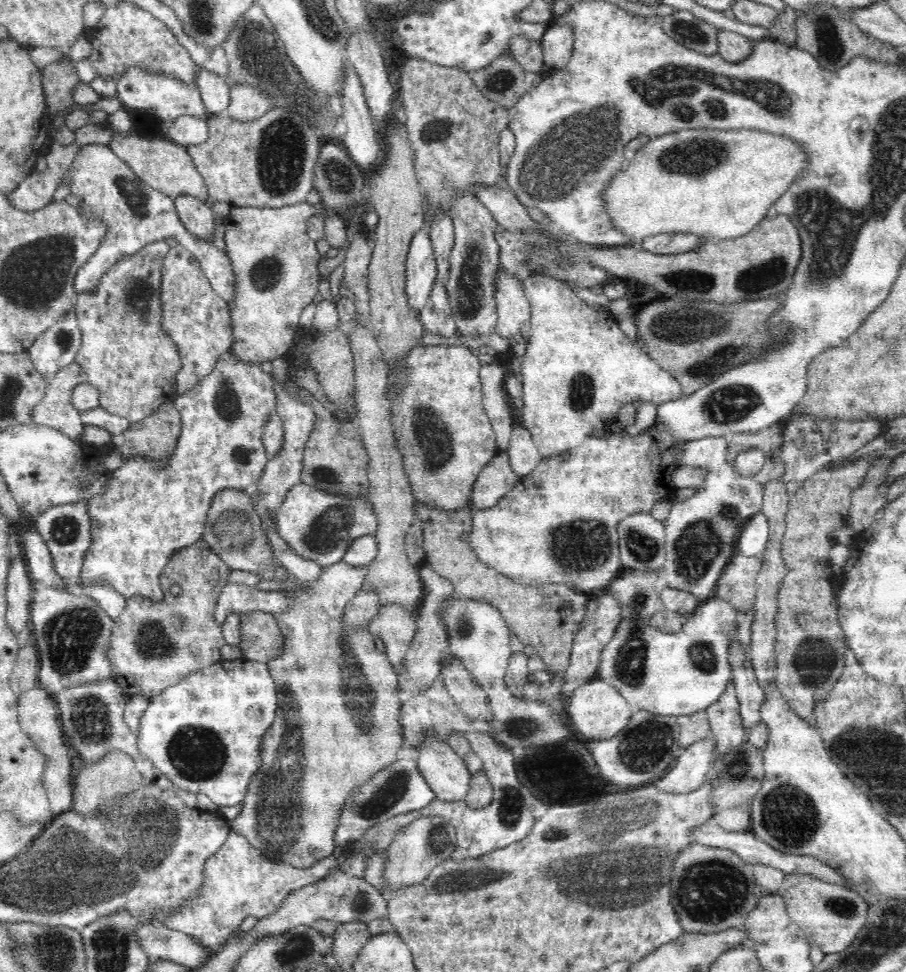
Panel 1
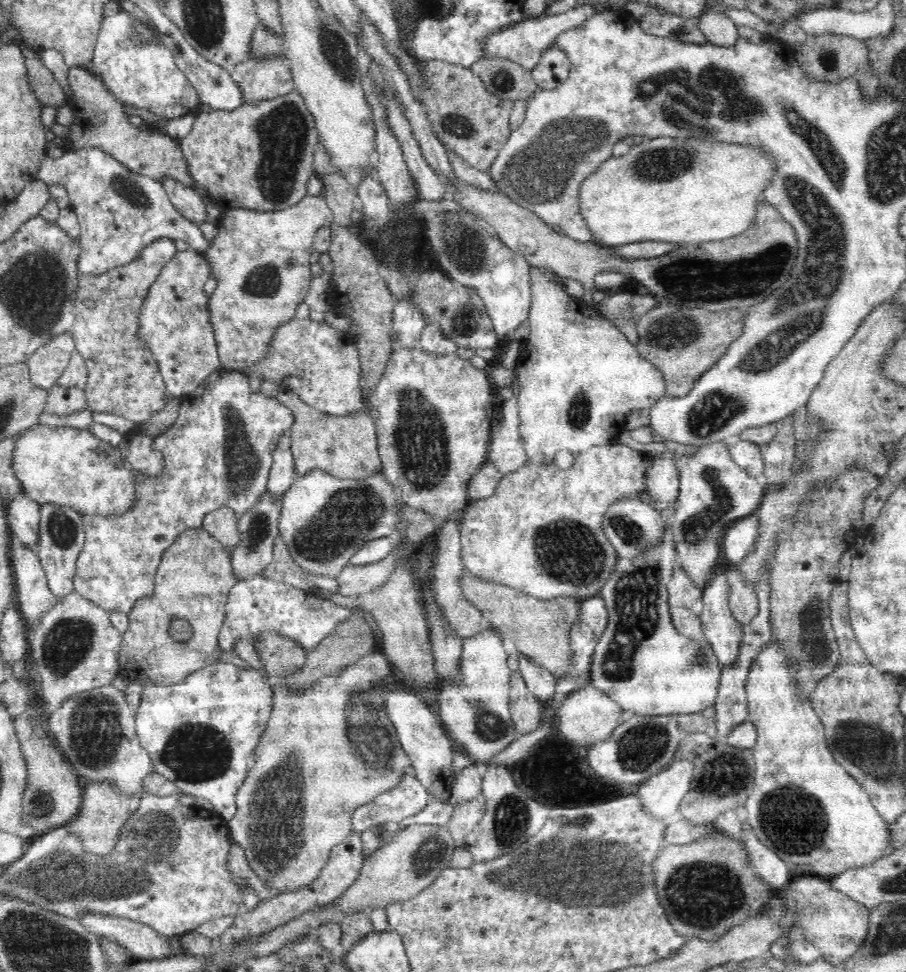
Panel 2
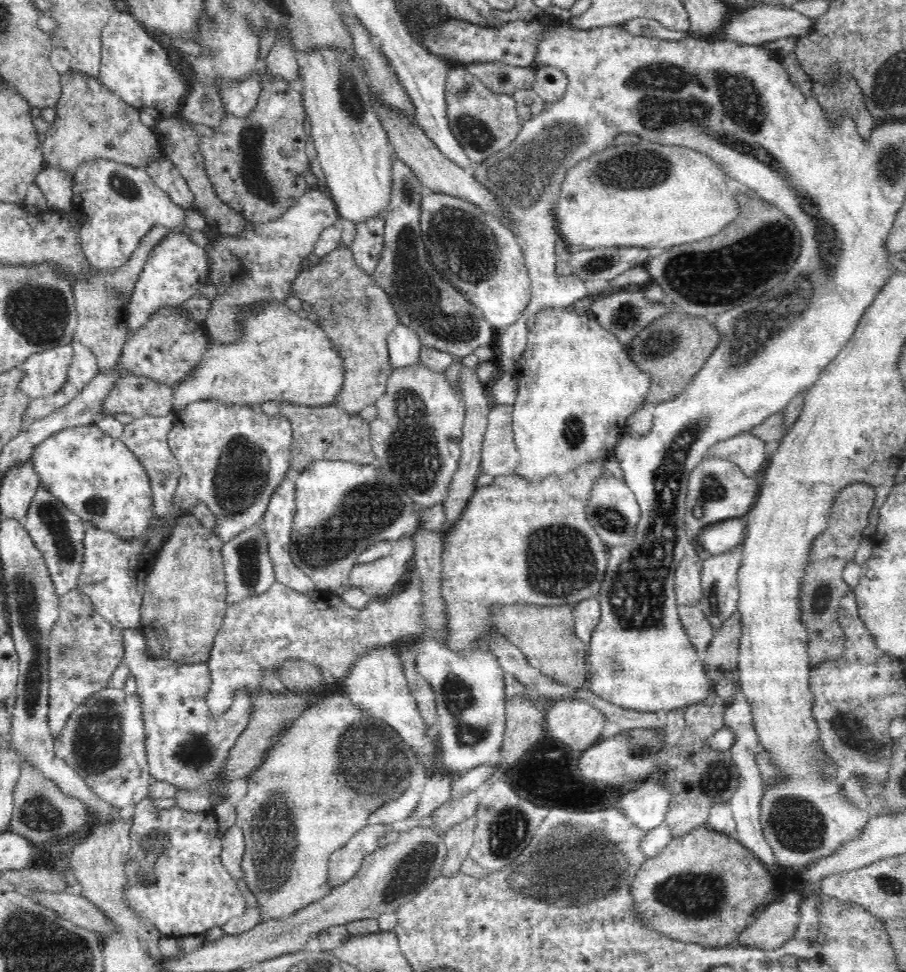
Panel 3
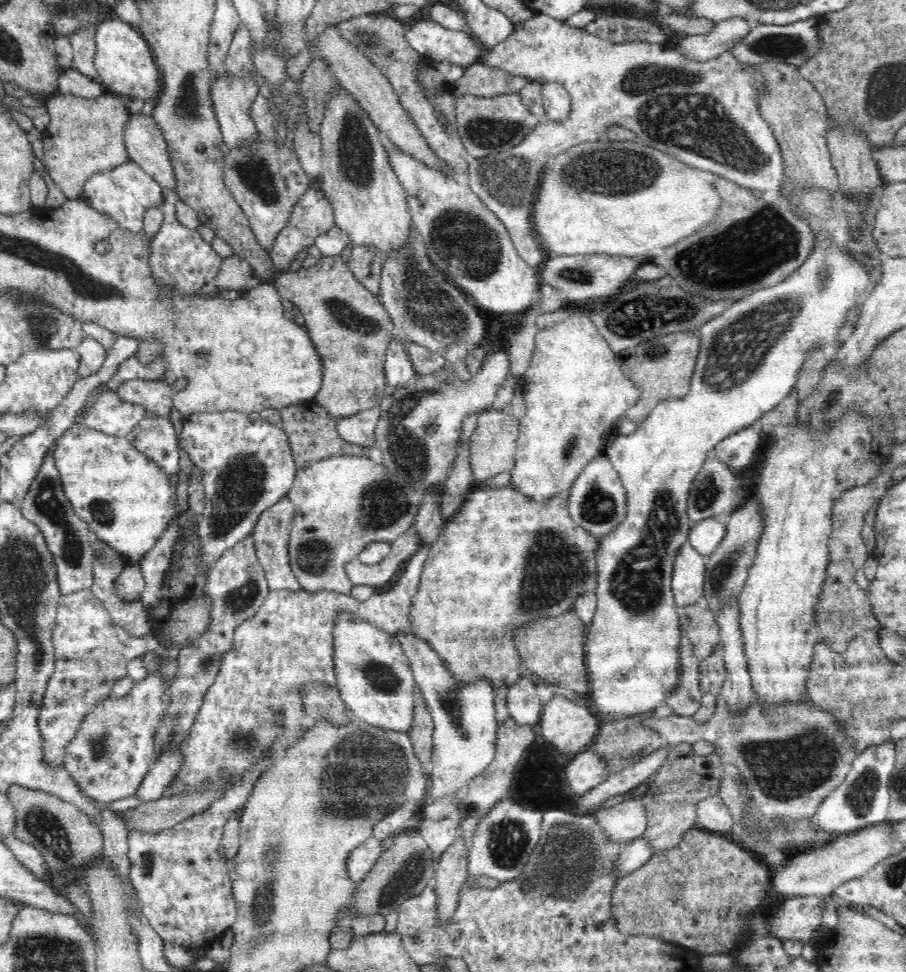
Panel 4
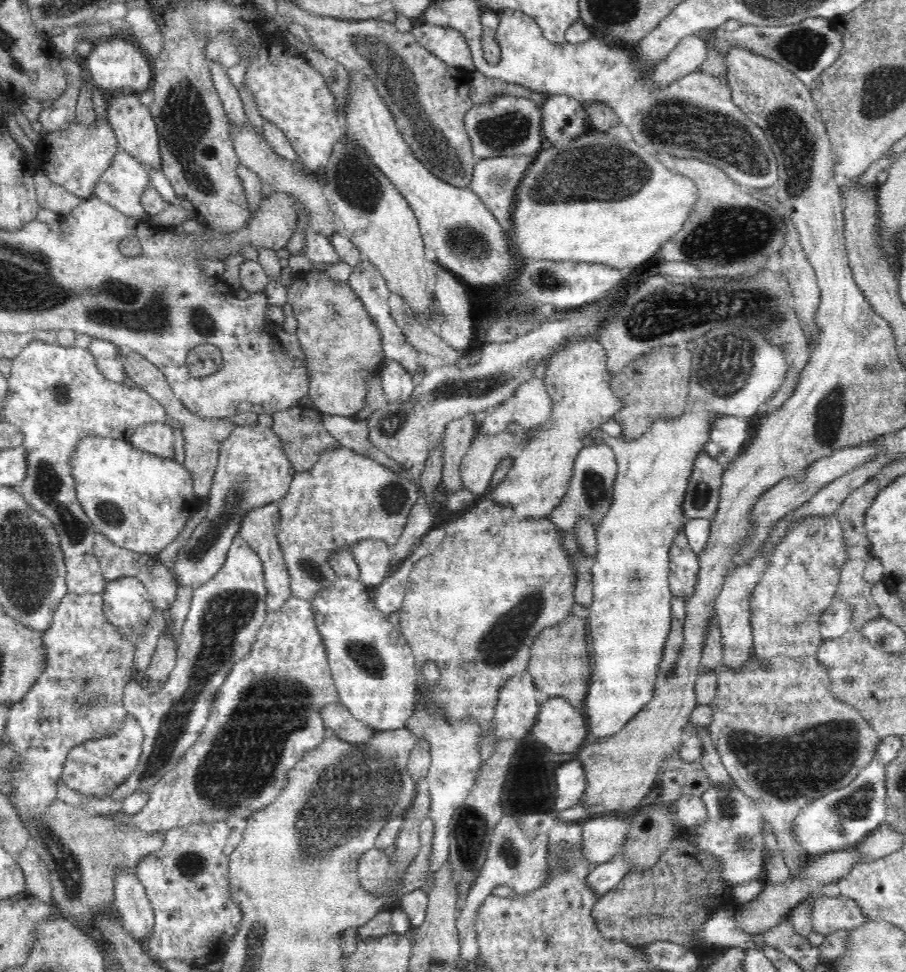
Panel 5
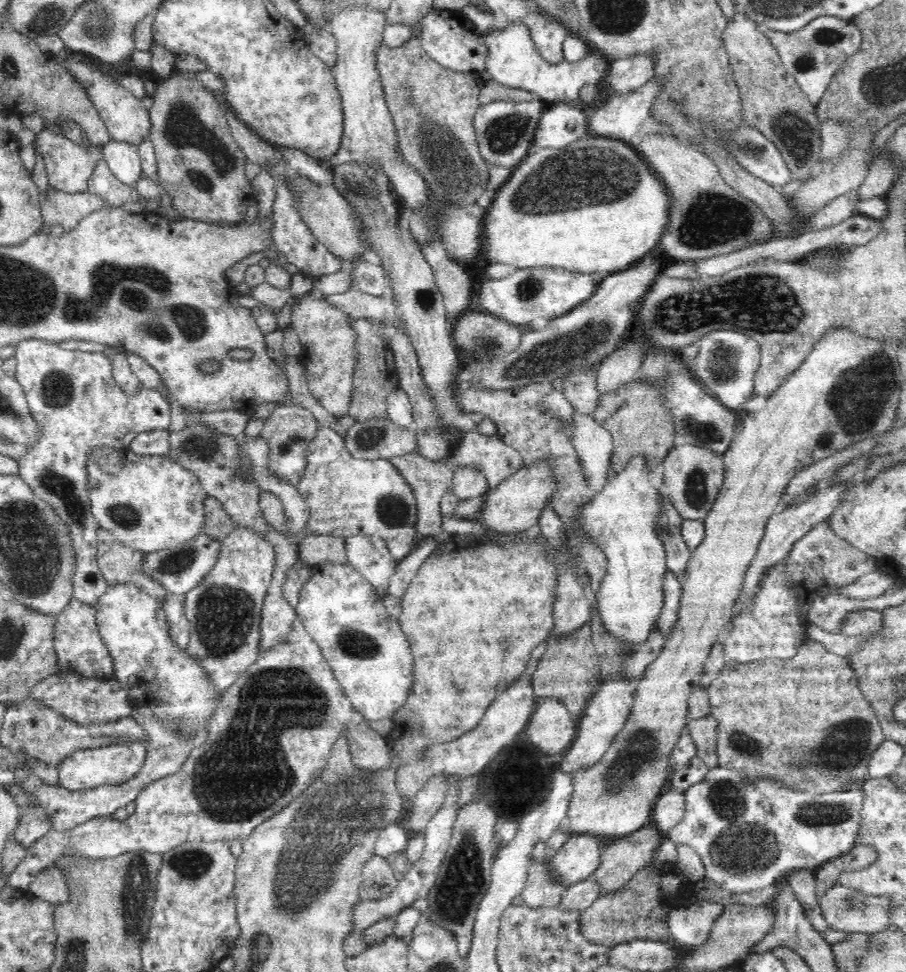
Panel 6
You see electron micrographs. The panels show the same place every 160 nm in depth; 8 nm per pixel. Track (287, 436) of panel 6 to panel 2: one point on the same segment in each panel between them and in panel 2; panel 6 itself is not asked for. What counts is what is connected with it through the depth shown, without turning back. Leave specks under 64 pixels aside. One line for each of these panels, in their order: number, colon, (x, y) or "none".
2: (346, 447)
3: (320, 433)
4: (311, 430)
5: (300, 428)

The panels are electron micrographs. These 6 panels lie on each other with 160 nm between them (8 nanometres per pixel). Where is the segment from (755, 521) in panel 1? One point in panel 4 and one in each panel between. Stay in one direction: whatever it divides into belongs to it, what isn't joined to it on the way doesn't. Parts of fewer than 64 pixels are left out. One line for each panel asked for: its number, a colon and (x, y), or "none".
2: (740, 536)
3: (722, 536)
4: (708, 533)

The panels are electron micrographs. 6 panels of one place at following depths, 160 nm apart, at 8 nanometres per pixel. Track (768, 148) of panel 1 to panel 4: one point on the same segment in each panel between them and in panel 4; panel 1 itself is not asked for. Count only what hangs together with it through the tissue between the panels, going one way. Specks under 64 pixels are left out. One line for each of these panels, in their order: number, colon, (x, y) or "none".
2: (675, 190)
3: (661, 195)
4: (620, 198)

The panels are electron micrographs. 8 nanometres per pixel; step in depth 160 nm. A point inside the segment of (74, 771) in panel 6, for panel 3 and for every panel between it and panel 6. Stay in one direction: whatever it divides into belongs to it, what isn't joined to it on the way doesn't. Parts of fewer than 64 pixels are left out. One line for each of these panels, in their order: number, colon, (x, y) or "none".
3: (104, 742)
4: (109, 757)
5: (97, 767)

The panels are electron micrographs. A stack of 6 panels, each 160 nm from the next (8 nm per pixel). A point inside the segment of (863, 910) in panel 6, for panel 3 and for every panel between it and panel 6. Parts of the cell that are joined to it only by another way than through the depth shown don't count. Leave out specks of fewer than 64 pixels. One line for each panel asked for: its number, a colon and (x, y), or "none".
3: (774, 926)
4: (799, 918)
5: (829, 914)

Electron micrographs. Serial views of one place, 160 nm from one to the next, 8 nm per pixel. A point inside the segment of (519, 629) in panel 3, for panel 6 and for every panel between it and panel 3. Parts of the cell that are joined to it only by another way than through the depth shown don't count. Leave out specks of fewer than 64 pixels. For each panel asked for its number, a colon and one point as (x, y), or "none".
4: (552, 648)
5: (559, 663)
6: (569, 671)

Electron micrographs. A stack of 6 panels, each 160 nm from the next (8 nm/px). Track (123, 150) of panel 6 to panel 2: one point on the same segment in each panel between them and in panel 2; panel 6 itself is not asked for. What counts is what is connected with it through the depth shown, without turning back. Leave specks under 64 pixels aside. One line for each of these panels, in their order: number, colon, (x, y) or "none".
2: (120, 212)
3: (116, 204)
4: (126, 192)
5: (123, 184)

